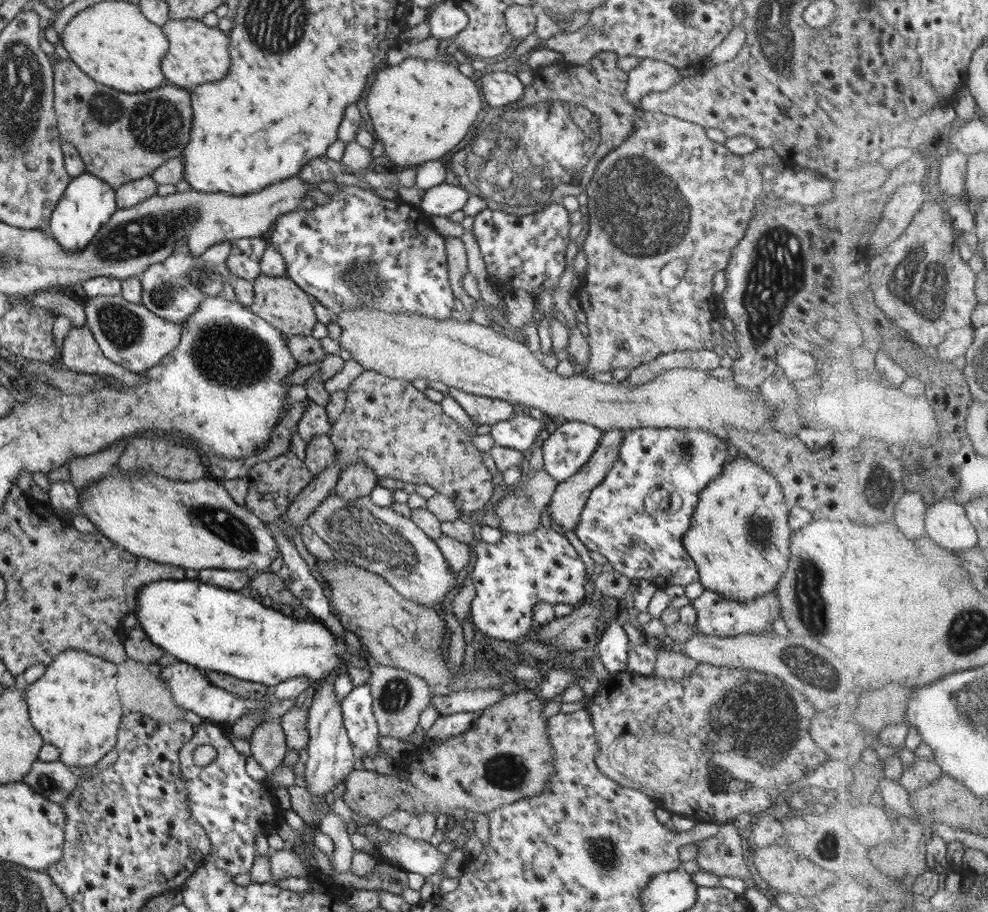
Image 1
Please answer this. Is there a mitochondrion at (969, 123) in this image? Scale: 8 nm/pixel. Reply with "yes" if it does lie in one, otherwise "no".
no

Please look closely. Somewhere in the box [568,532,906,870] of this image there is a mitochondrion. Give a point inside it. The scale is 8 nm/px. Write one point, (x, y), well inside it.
(751, 722)

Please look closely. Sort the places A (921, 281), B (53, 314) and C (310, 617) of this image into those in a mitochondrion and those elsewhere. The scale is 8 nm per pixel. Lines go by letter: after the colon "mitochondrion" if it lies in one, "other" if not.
A: mitochondrion
B: other
C: other

